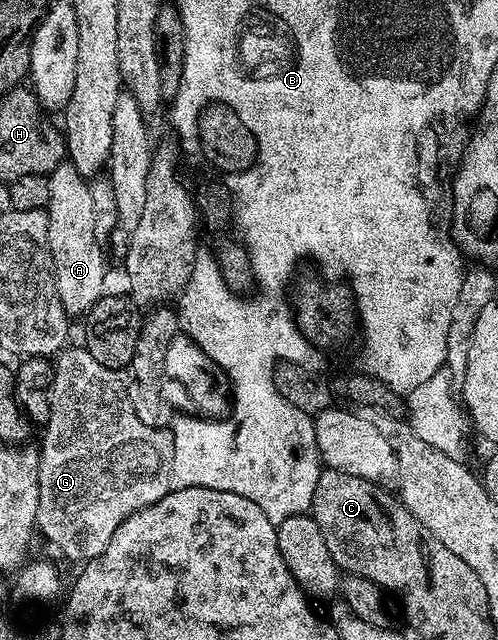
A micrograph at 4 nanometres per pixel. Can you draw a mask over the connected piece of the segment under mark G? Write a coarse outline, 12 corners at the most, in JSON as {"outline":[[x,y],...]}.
{"outline":[[56,355],[36,529],[84,564],[163,500],[173,436]]}

